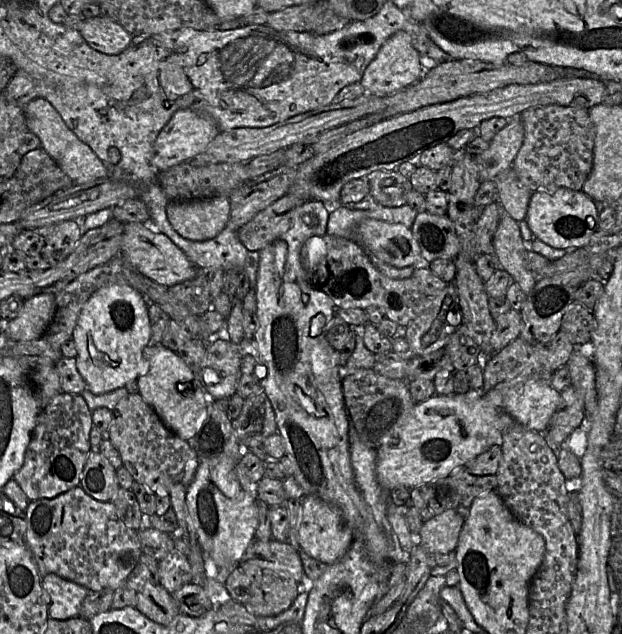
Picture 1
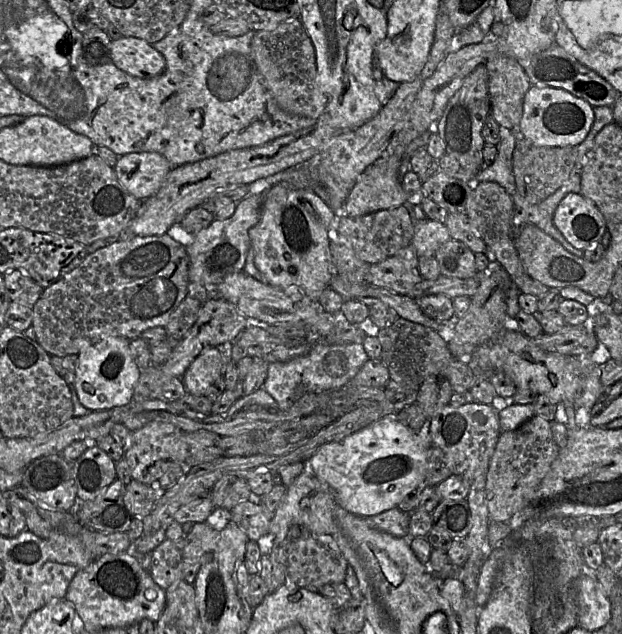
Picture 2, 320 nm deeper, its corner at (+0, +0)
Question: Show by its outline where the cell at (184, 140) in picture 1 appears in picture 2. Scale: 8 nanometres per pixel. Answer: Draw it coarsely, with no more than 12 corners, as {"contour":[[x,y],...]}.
{"contour":[[157,152],[119,156],[113,168],[130,194],[146,200],[173,167]]}

